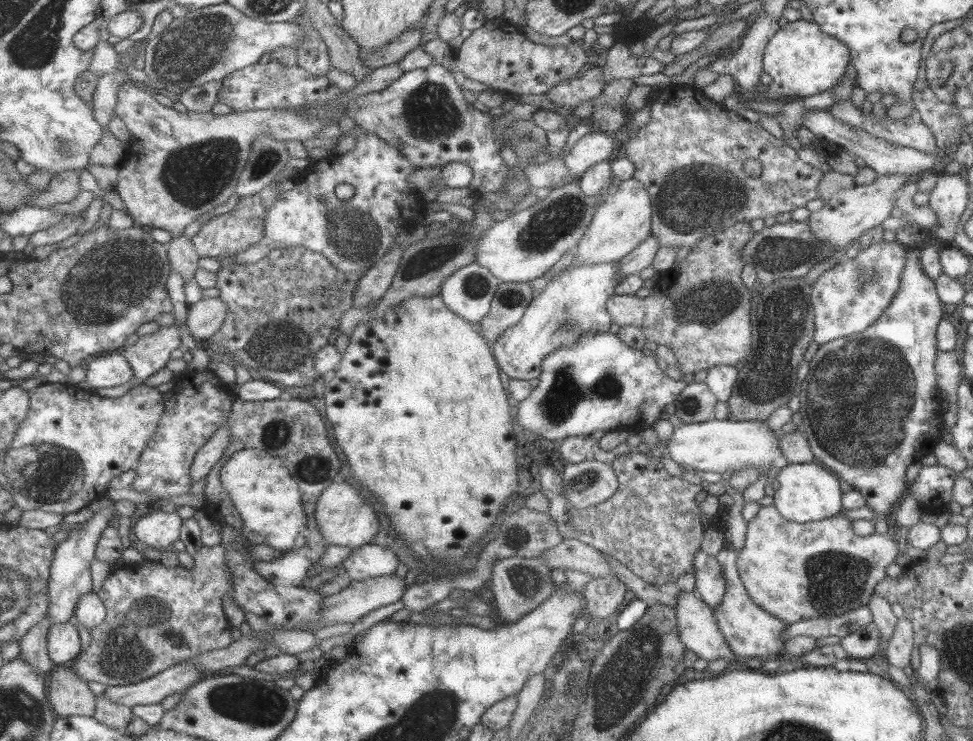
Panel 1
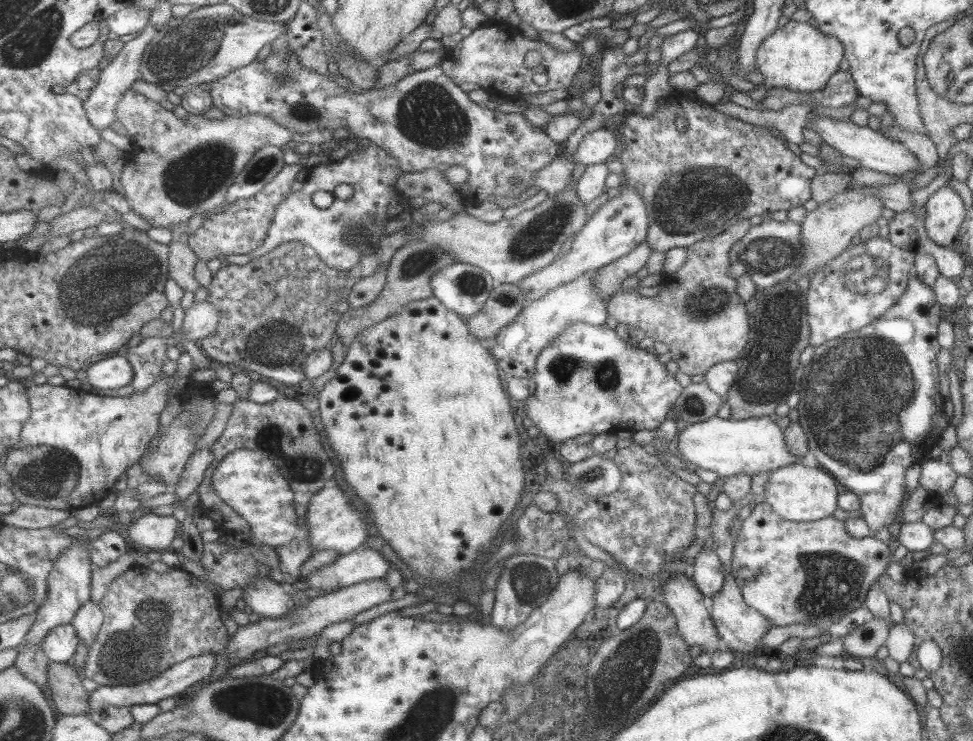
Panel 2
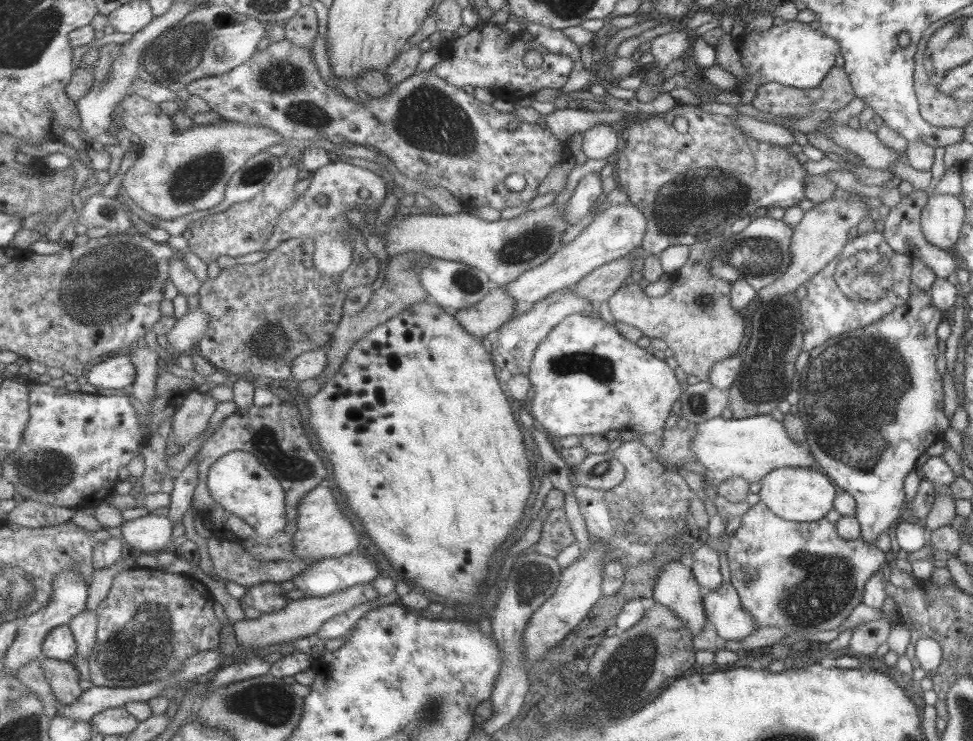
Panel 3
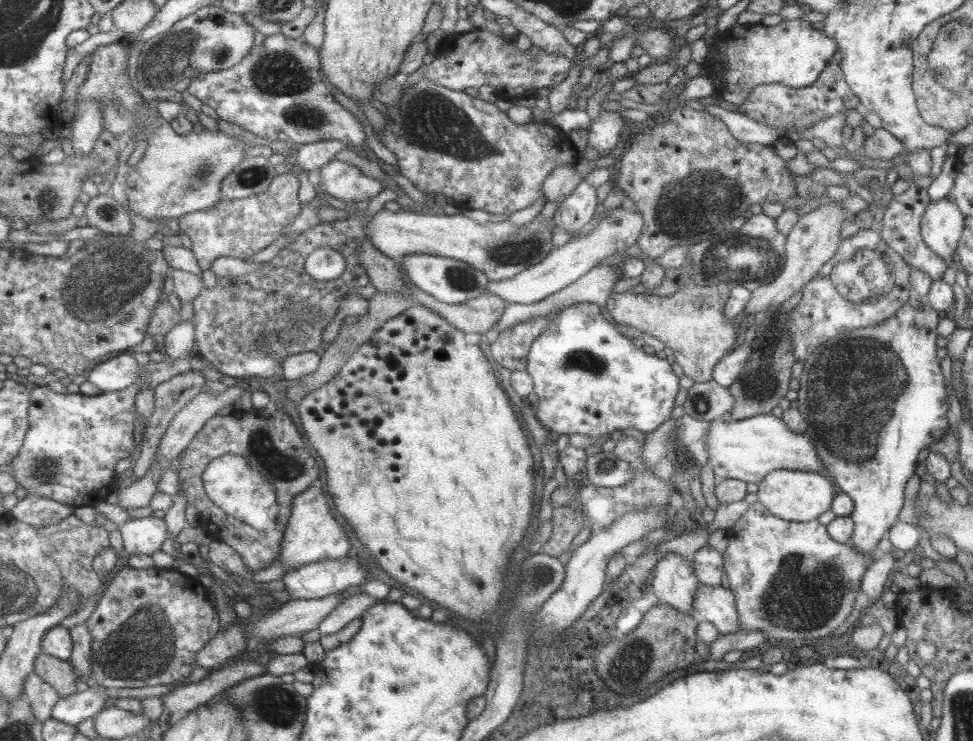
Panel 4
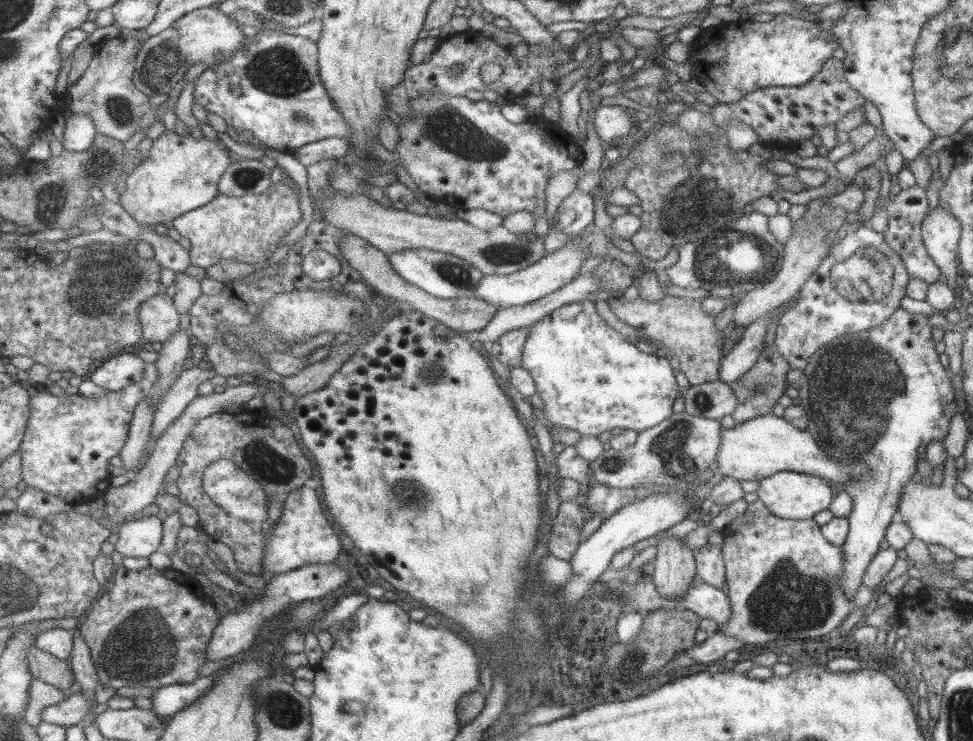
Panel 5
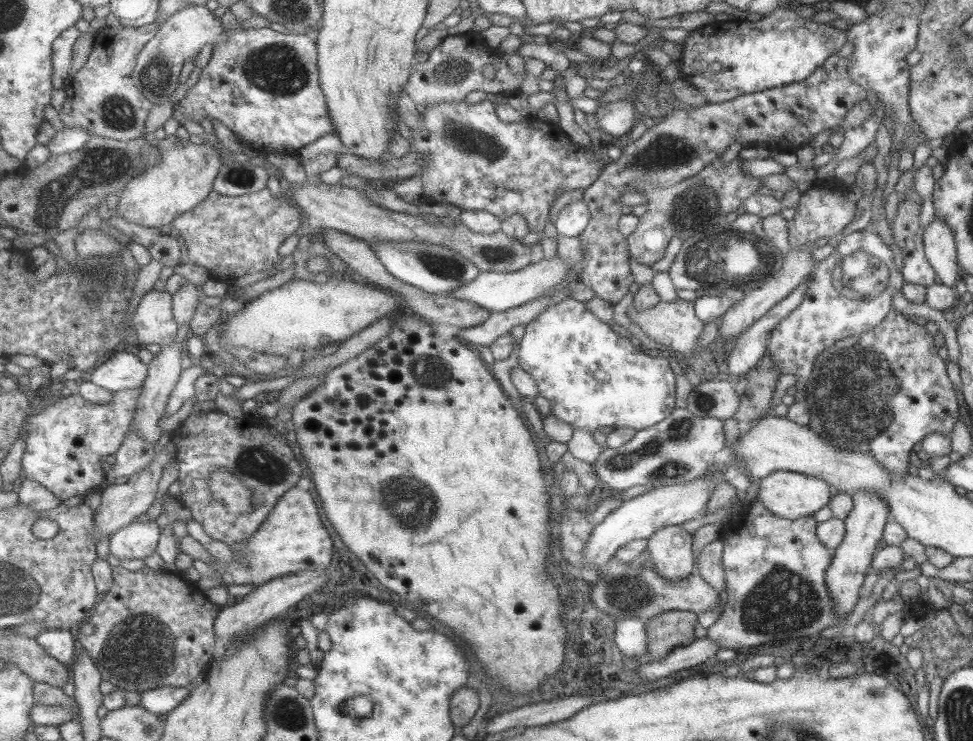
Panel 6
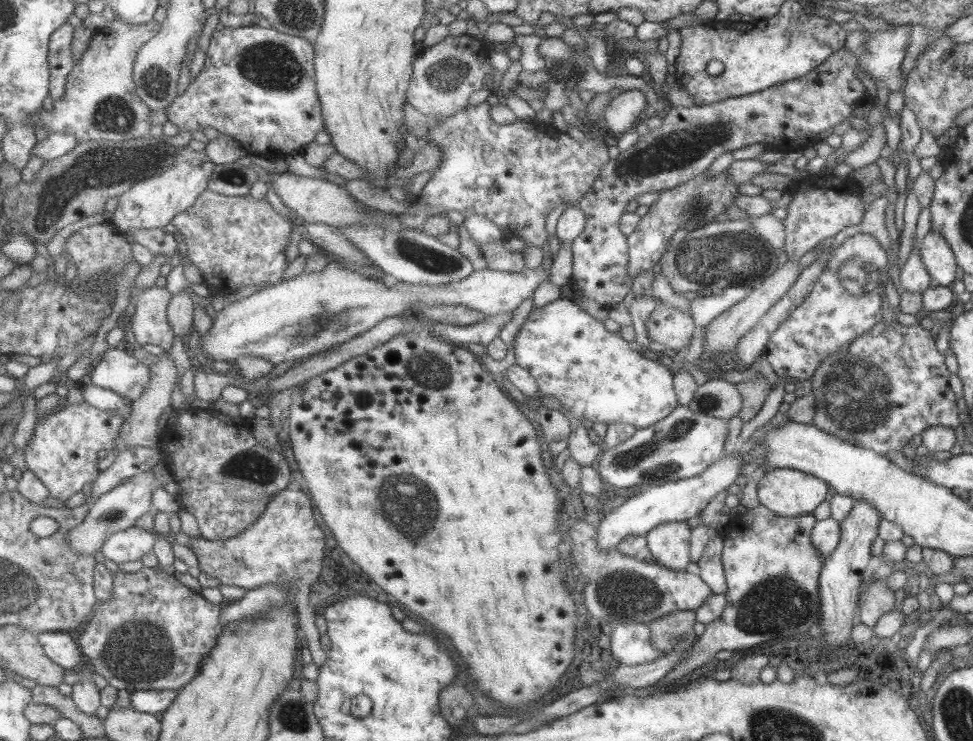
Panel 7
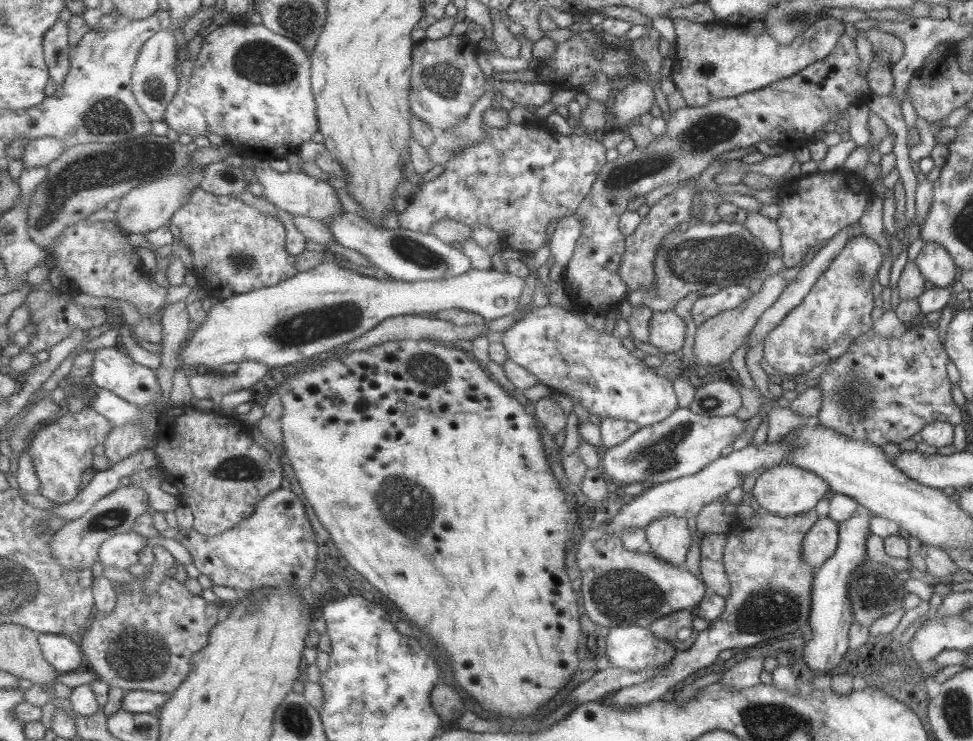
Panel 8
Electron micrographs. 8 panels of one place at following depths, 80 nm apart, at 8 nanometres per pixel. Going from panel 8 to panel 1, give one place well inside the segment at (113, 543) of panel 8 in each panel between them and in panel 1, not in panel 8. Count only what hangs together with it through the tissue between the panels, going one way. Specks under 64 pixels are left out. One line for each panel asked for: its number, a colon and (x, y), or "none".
1: (160, 530)
2: (153, 532)
3: (150, 534)
4: (141, 535)
5: (142, 536)
6: (139, 540)
7: (126, 546)

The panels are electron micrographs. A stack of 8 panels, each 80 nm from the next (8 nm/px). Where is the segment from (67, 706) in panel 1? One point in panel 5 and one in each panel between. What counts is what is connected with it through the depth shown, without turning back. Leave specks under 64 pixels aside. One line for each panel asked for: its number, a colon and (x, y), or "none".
2: (69, 696)
3: (64, 677)
4: (61, 674)
5: (45, 666)

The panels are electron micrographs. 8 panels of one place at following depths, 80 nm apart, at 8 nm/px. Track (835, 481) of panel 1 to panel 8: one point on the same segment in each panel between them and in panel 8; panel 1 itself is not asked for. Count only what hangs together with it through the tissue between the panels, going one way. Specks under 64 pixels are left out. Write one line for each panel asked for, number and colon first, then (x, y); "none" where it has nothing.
2: (798, 493)
3: (795, 494)
4: (799, 496)
5: (788, 495)
6: (786, 494)
7: (786, 492)
8: (785, 490)

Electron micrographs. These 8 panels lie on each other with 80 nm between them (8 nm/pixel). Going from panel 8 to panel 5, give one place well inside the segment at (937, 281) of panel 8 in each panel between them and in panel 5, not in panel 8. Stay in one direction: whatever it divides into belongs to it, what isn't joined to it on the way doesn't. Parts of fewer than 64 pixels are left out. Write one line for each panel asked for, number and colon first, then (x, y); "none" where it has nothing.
5: (940, 231)
6: (938, 243)
7: (936, 256)

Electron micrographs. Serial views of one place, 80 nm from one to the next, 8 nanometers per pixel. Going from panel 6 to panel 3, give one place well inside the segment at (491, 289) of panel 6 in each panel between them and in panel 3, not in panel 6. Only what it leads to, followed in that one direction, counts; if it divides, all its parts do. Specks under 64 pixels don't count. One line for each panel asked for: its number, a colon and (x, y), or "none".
3: (614, 231)
4: (562, 265)
5: (553, 270)

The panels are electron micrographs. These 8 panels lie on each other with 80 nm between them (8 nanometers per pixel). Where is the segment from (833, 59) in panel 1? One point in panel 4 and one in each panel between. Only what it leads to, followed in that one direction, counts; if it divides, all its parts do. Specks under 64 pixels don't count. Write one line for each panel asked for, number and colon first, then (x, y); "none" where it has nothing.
2: (797, 56)
3: (792, 54)
4: (792, 53)

